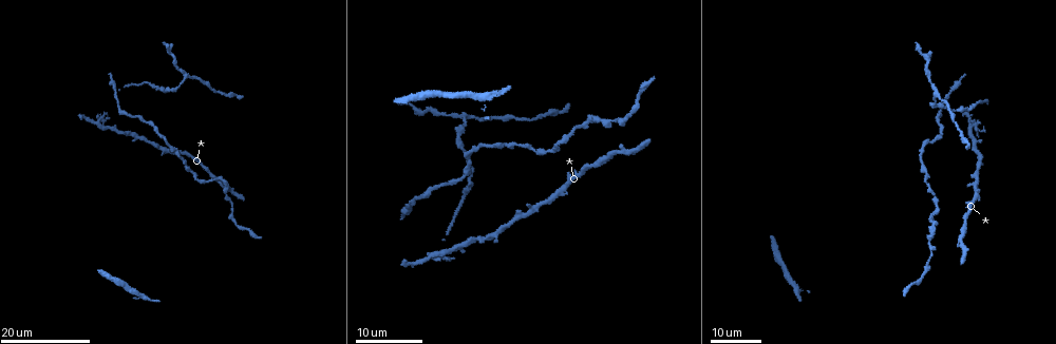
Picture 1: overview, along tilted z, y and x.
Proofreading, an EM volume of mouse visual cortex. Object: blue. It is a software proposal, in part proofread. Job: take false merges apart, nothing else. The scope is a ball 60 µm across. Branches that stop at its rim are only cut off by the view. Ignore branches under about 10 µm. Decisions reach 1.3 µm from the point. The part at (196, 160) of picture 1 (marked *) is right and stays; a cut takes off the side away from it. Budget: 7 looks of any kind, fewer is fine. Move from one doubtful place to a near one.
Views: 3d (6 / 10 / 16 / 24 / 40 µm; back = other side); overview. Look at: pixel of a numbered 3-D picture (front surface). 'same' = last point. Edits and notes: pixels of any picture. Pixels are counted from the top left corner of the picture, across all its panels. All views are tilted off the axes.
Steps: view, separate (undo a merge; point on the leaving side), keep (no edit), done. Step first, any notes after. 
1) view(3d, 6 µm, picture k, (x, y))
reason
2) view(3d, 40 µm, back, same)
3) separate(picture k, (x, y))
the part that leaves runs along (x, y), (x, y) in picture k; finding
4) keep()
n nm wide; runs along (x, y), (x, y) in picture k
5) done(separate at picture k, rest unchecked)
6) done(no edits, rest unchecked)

view(3d, 24 µm, picture 1, (584, 123))

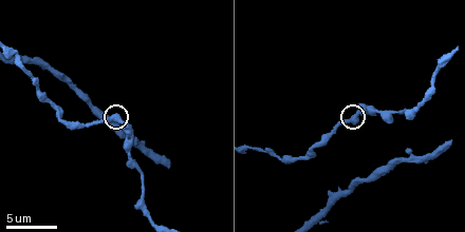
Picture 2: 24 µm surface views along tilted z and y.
view(3d, 6 µm, picture 2, (115, 119))

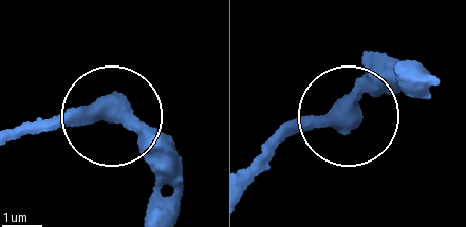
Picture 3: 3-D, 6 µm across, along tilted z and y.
keep()
continuous, no second neuron

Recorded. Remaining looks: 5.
view(3d, 10 µm, picture 2, (135, 168))
arms run side by side

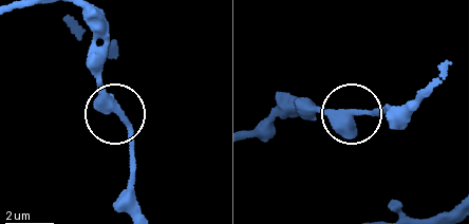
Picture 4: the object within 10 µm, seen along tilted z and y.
view(3d, 10 µm, back, picture 4, (114, 112))

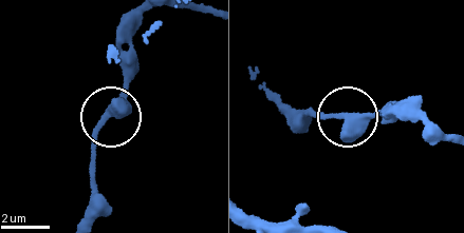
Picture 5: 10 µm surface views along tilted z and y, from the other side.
keep()
4 arms; one neuron here

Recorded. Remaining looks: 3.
view(3d, 24 µm, picture 1, (146, 121))
thin neck

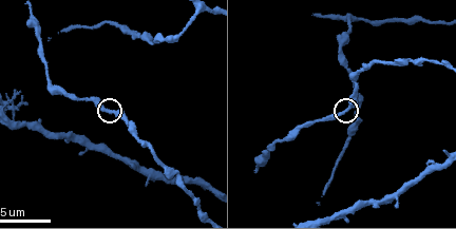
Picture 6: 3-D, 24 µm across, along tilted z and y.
view(3d, 10 µm, picture 6, (344, 110))
zoom in

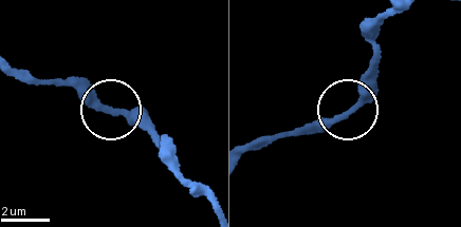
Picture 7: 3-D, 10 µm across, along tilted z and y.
keep()
all the same neuron

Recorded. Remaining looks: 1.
done(no edits, rest unchecked)

